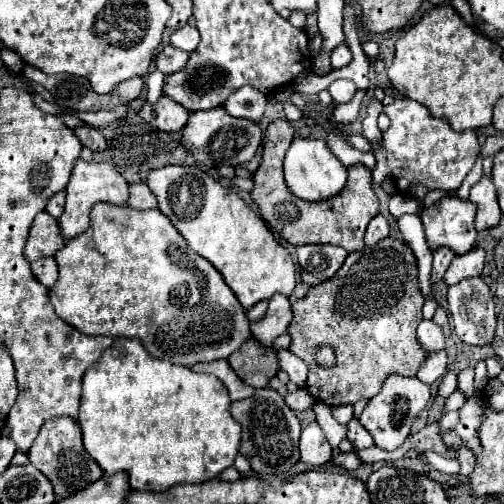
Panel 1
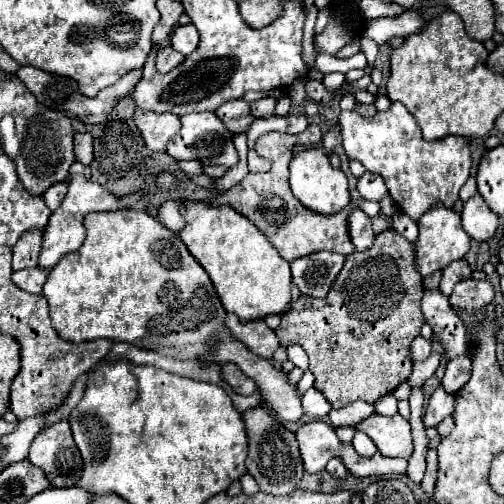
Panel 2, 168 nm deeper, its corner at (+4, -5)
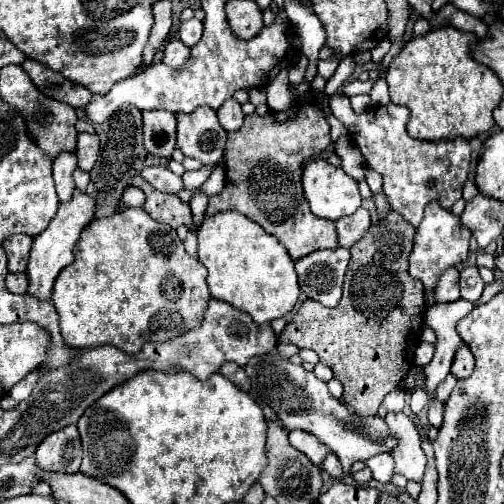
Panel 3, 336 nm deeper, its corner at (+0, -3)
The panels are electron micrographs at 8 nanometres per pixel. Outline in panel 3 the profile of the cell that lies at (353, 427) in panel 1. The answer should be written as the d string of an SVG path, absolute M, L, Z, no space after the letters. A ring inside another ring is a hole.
M382 453L382 455L374 455L366 461L368 469L372 471L372 477L380 483L390 483L392 475L394 475L394 461L390 455Z

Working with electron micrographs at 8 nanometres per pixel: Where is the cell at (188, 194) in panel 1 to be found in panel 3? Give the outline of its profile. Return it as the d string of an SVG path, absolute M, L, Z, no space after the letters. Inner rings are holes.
M224 211L206 217L198 229L198 259L208 269L212 297L248 313L258 325L288 315L298 301L298 277L286 247L246 215Z

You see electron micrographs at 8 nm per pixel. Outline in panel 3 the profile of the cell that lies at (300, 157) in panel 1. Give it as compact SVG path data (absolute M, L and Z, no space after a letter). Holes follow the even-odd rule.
M324 159L310 161L304 167L302 187L312 213L320 219L338 221L340 217L348 217L362 201L358 183Z

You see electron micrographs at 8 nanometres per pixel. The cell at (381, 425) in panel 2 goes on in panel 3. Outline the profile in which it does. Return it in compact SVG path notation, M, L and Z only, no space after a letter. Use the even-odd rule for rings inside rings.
M388 413L386 423L400 441L400 445L392 451L392 457L396 461L396 473L402 473L408 481L422 483L426 455L420 447L420 433L414 421L404 413Z

